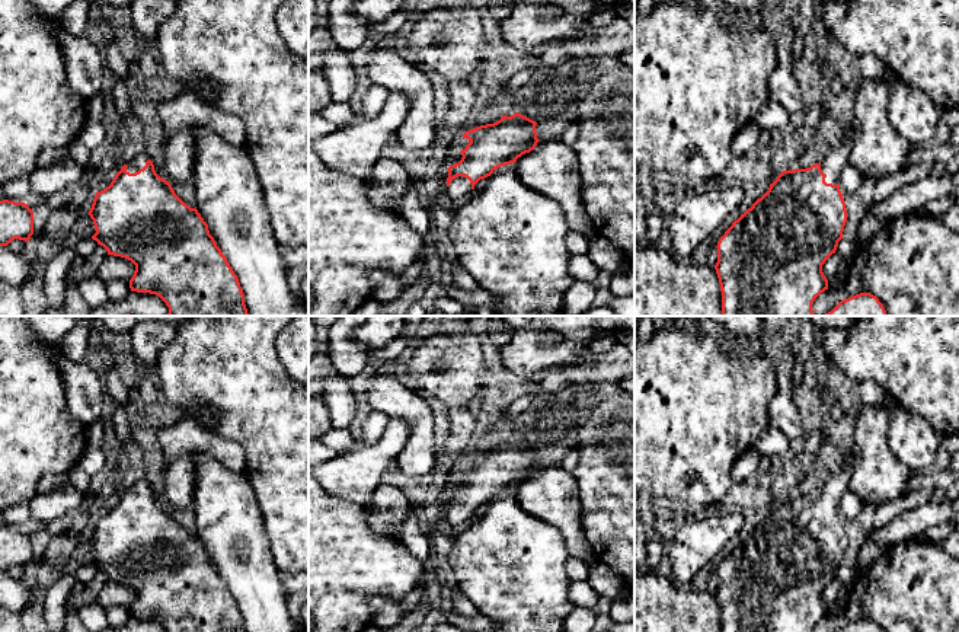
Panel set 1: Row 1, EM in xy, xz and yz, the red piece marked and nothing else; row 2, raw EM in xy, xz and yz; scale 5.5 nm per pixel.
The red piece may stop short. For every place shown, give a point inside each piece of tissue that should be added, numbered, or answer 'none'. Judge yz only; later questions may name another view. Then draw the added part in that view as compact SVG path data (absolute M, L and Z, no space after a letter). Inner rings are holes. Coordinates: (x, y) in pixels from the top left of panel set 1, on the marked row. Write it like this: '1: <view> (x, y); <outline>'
1: yz (833, 163); M847 125L838 138L832 140L828 154L819 162L821 170L827 175L825 182L838 185L841 170L848 165L853 149L854 134L851 125Z

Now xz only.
1: xz (459, 187); M457 176L451 181L448 186L445 186L445 192L451 197L451 200L460 200L464 195L473 194L471 183L464 176Z

